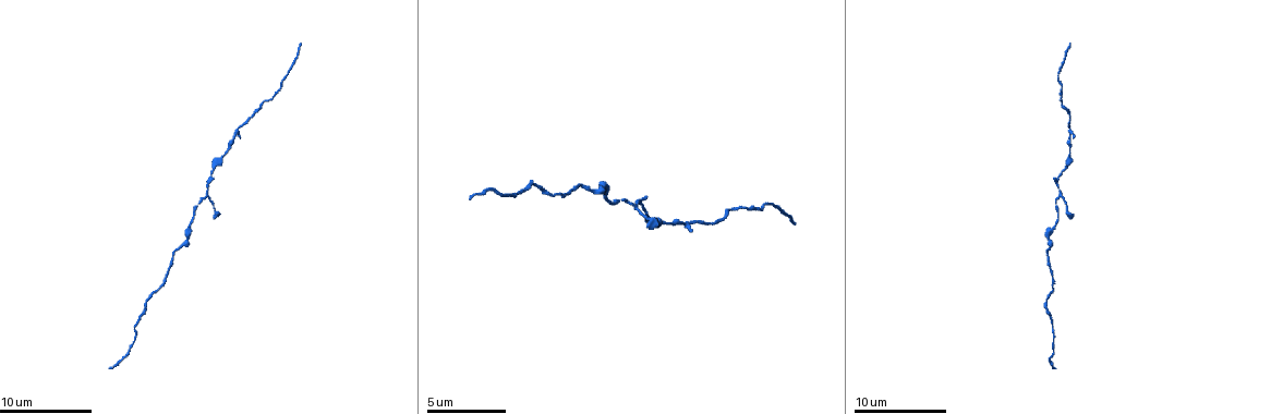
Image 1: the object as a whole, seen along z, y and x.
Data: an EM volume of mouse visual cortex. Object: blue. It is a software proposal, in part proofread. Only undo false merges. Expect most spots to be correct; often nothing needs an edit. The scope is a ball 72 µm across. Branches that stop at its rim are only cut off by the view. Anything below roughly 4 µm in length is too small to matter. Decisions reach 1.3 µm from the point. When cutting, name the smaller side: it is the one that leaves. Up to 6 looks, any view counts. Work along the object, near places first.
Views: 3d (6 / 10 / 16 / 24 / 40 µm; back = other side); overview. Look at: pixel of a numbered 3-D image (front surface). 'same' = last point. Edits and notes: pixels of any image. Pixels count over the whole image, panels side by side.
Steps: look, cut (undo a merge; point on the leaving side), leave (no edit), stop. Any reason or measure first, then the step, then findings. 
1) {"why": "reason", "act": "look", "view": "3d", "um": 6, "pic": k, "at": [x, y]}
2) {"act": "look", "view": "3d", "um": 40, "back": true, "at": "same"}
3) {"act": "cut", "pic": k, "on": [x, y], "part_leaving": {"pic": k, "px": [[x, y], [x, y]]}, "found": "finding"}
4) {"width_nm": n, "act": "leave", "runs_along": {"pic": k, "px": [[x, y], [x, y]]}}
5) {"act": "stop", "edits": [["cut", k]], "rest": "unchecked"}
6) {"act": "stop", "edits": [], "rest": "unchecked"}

{"act": "look", "view": "3d", "um": 16, "pic": 1, "at": [139, 319]}

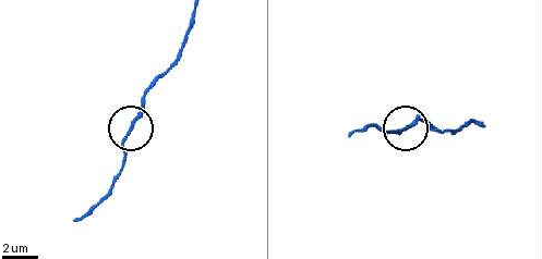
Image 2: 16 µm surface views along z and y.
{"act": "leave", "runs_along": {"pic": 2, "px": [[195, 11], [179, 59], [146, 94], [127, 138], [123, 167]]}, "found": "one neuron here"}

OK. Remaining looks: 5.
{"why": "calibre changes", "act": "look", "view": "3d", "um": 6, "pic": 1, "at": [595, 191]}

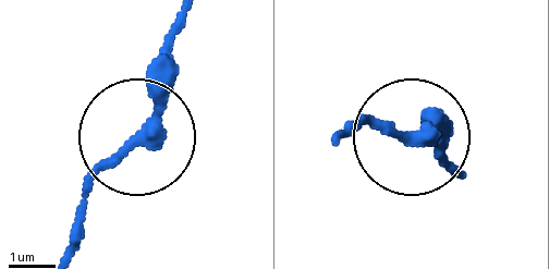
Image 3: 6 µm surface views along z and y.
{"act": "look", "view": "3d", "um": 6, "back": true, "pic": 3, "at": [135, 142]}

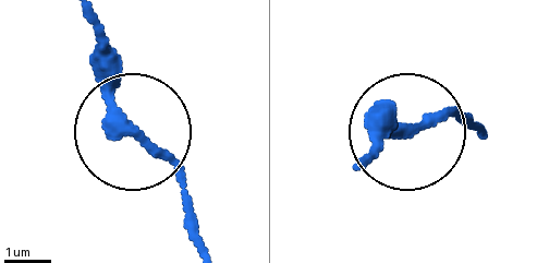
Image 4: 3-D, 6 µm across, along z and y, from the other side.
{"act": "leave", "found": "continuous, no second neuron"}

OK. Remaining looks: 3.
{"why": "narrows sharply", "act": "look", "view": "3d", "um": 6, "pic": 1, "at": [1071, 151]}

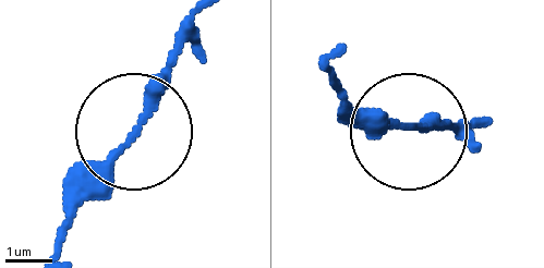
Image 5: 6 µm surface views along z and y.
{"act": "leave", "runs_along": {"pic": 5, "px": [[57, 242], [190, 20]]}, "found": "one neuron here"}

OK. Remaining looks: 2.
{"act": "stop", "edits": [], "rest": "unchecked"}

